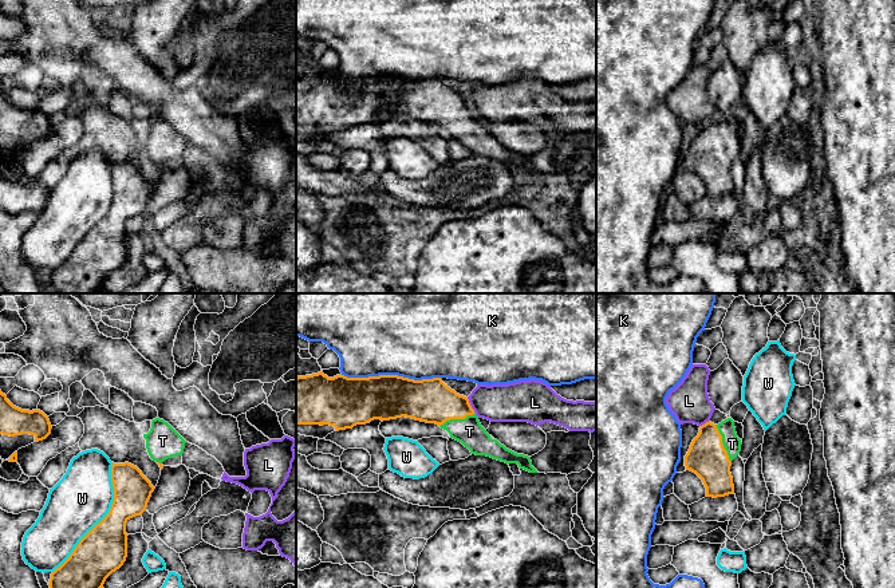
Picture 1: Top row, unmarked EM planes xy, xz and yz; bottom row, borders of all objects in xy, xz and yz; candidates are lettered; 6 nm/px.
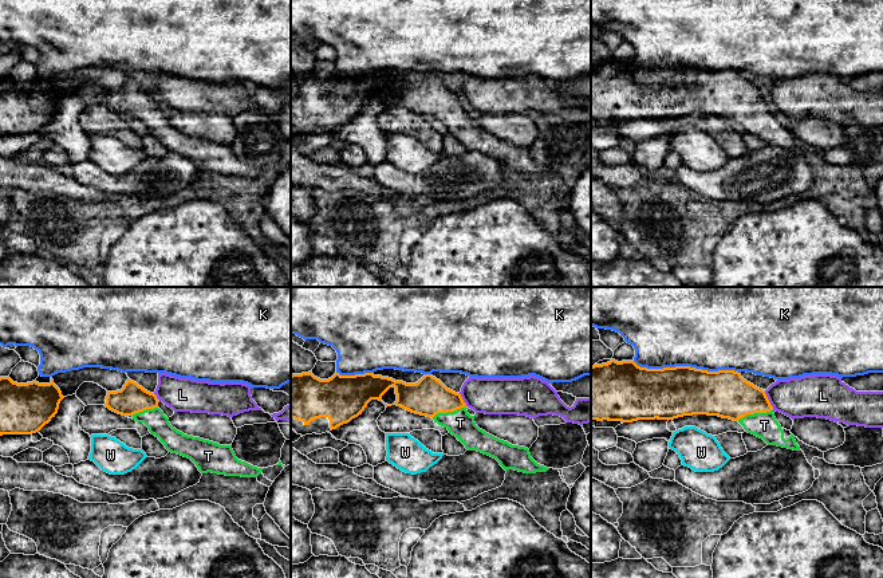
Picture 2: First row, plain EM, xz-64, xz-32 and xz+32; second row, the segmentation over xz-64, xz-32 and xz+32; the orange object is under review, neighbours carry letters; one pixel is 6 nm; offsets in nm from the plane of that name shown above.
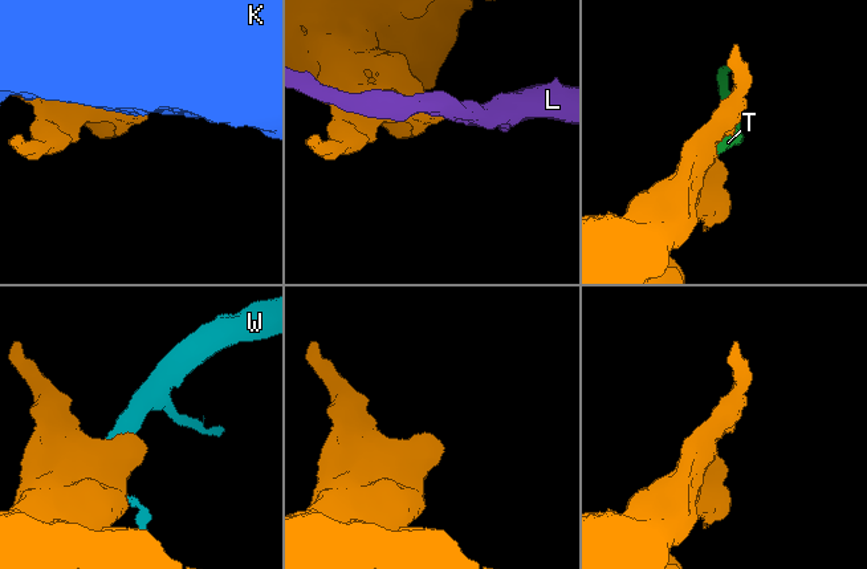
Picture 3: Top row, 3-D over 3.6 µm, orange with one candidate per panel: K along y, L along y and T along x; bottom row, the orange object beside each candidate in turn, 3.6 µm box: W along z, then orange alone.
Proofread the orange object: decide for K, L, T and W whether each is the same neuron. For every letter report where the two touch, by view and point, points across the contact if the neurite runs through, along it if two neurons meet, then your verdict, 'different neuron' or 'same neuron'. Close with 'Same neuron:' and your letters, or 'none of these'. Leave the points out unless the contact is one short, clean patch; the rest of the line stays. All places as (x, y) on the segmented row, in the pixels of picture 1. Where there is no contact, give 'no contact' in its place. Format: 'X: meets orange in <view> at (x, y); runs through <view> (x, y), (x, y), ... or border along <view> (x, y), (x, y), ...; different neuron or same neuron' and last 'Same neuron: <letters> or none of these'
K: meets orange in xz at (391, 375); different neuron
L: meets orange in xz at (470, 406); different neuron
T: meets orange in yz at (722, 444); runs through yz (706, 457), (722, 444), (732, 444); same neuron
W: meets orange in xy at (105, 517); different neuron
Same neuron: T

